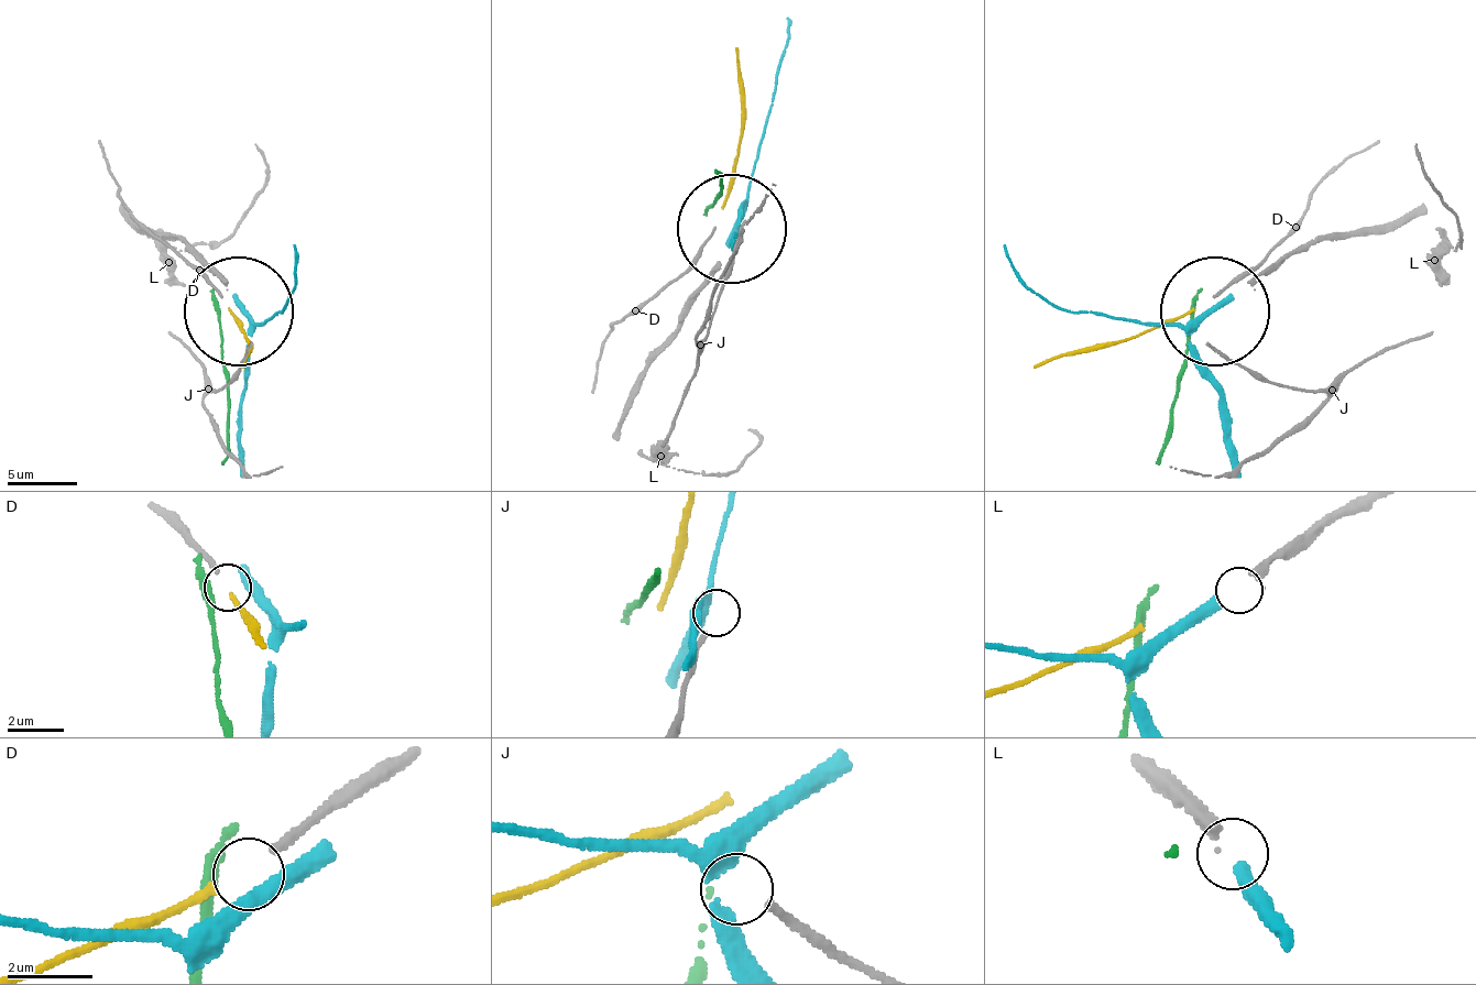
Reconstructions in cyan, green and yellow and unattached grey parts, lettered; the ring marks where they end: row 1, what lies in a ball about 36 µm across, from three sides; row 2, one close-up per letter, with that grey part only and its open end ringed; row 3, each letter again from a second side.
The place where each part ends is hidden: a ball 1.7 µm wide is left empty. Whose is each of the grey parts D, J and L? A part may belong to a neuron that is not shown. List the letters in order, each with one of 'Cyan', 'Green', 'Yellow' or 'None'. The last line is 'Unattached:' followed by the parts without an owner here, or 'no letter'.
D: Yellow
J: None
L: Cyan
Unattached: J

